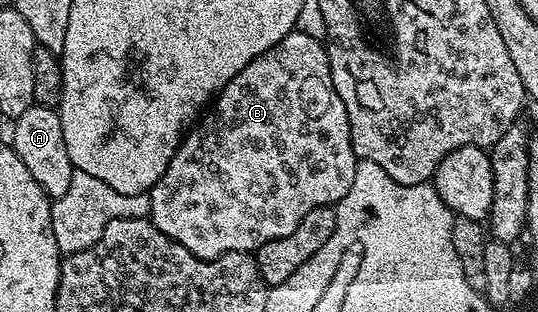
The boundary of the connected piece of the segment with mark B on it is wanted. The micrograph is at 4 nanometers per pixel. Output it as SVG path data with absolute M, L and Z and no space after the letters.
M294 32L283 36L279 44L275 44L267 52L251 60L251 64L247 64L247 68L243 68L239 76L235 76L222 88L204 117L181 139L181 147L175 152L171 164L167 164L167 172L163 172L163 176L155 183L152 190L148 191L149 218L153 226L159 228L159 232L183 244L183 248L187 248L187 252L191 252L197 258L218 258L231 252L244 254L256 252L260 246L267 244L267 240L279 240L279 236L295 232L295 228L299 228L299 220L303 220L303 216L307 216L311 208L333 206L341 202L351 188L351 180L355 180L358 161L357 153L353 151L351 144L347 108L343 100L339 100L339 92L335 92L335 84L331 80L328 49L323 45L322 39Z

